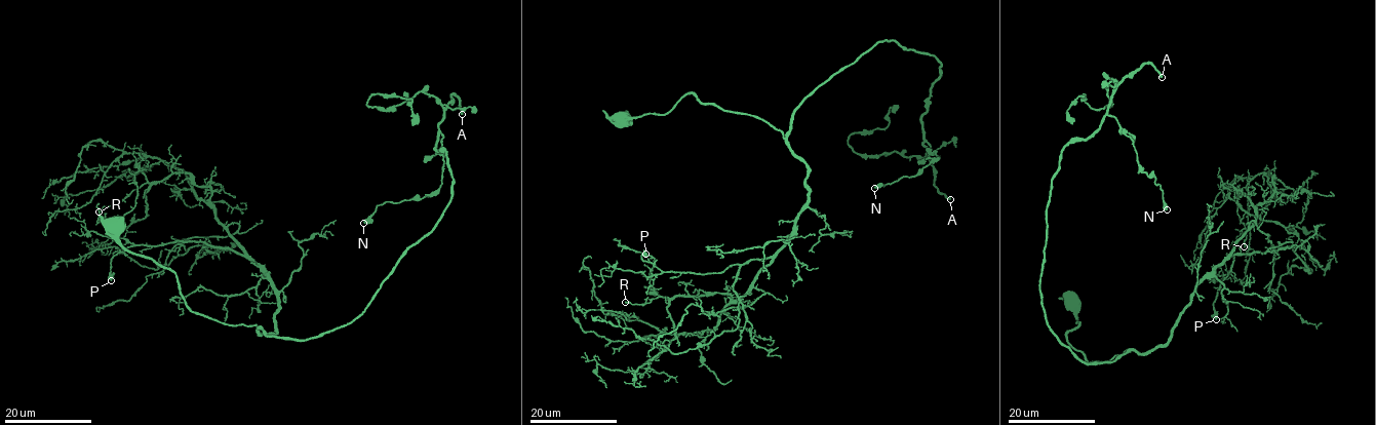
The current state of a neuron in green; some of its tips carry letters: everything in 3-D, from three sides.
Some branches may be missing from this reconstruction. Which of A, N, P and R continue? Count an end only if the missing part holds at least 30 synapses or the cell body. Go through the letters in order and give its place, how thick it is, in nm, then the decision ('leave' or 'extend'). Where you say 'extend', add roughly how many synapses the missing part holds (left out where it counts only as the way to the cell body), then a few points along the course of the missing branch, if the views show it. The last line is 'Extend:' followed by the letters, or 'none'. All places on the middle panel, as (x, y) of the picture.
A: at (950, 199); 360 nm thick; extend; about 160 synapses; missing branch runs (950, 199), (971, 172), (982, 171), (966, 164), (928, 163), (932, 170), (920, 179), (917, 192)
N: at (874, 188); 480 nm thick; leave
P: at (645, 254); 480 nm thick; leave
R: at (625, 302); 150 nm thick; leave
Extend: A

